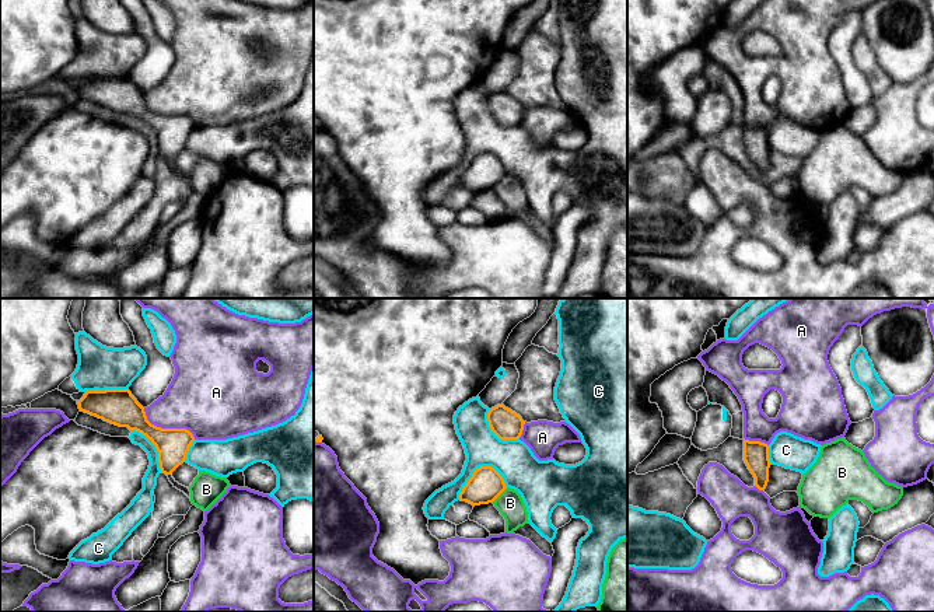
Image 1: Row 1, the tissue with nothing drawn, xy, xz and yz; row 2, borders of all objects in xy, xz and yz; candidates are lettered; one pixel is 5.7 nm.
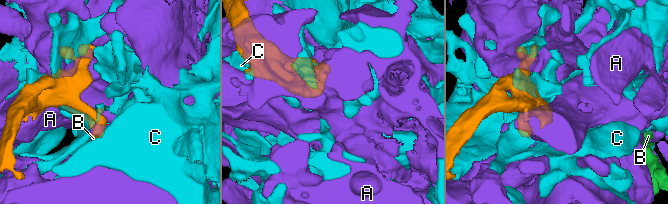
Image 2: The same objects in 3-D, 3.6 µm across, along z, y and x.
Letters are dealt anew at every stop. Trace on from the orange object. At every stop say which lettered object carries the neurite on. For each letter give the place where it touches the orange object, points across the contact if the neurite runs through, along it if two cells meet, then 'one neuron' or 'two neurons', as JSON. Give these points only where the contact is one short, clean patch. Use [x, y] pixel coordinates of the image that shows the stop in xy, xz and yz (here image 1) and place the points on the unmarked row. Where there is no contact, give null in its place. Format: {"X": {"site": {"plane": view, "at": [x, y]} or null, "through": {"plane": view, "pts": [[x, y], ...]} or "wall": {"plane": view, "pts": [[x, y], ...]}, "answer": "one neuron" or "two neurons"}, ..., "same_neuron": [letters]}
{"A": {"site": {"plane": "xy", "at": [167, 115]}, "answer": "two neurons"}, "B": {"site": {"plane": "xz", "at": [499, 181]}, "wall": {"plane": "xz", "pts": [[507, 174], [492, 188]]}, "answer": "two neurons"}, "C": {"site": {"plane": "xz", "at": [475, 157]}, "answer": "two neurons"}, "same_neuron": []}

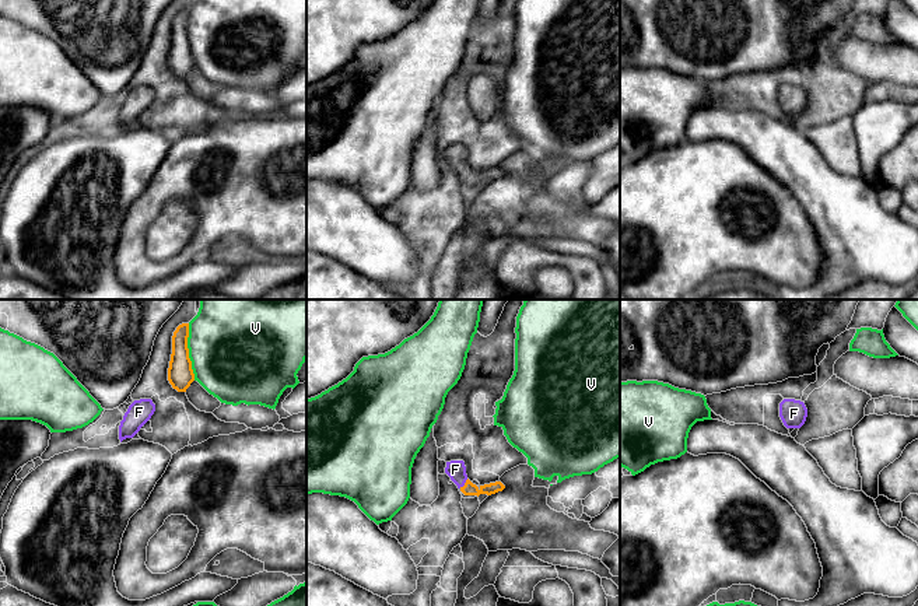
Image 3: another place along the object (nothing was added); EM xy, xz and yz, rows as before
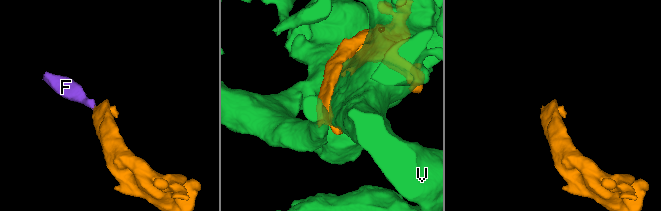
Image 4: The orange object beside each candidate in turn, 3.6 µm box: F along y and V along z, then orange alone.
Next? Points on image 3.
{"F": {"site": {"plane": "xz", "at": [465, 171]}, "through": {"plane": "xz", "pts": [[469, 175], [465, 171], [455, 156]]}, "answer": "one neuron"}, "V": {"site": {"plane": "xy", "at": [188, 38]}, "answer": "two neurons"}, "same_neuron": ["F"]}

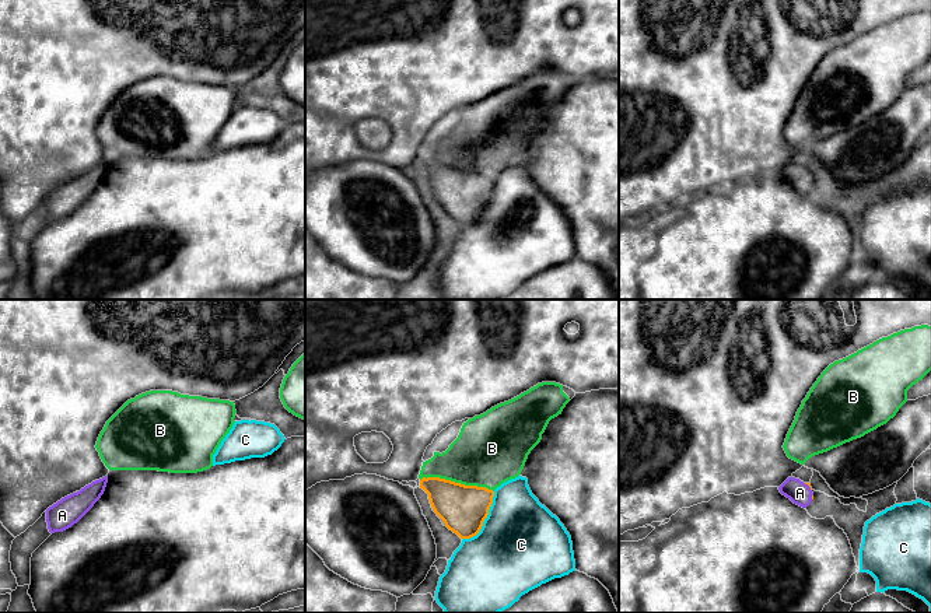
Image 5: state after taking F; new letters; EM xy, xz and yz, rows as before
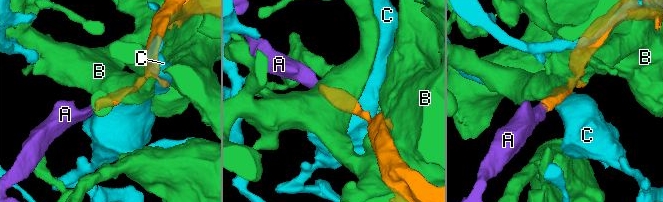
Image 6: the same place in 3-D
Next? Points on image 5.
{"A": {"site": {"plane": "yz", "at": [808, 171]}, "through": {"plane": "yz", "pts": [[805, 170], [808, 171], [800, 179]]}, "answer": "one neuron"}, "B": {"site": {"plane": "xz", "at": [457, 170]}, "answer": "two neurons"}, "C": {"site": {"plane": "xz", "at": [485, 205]}, "answer": "two neurons"}, "same_neuron": ["A"]}

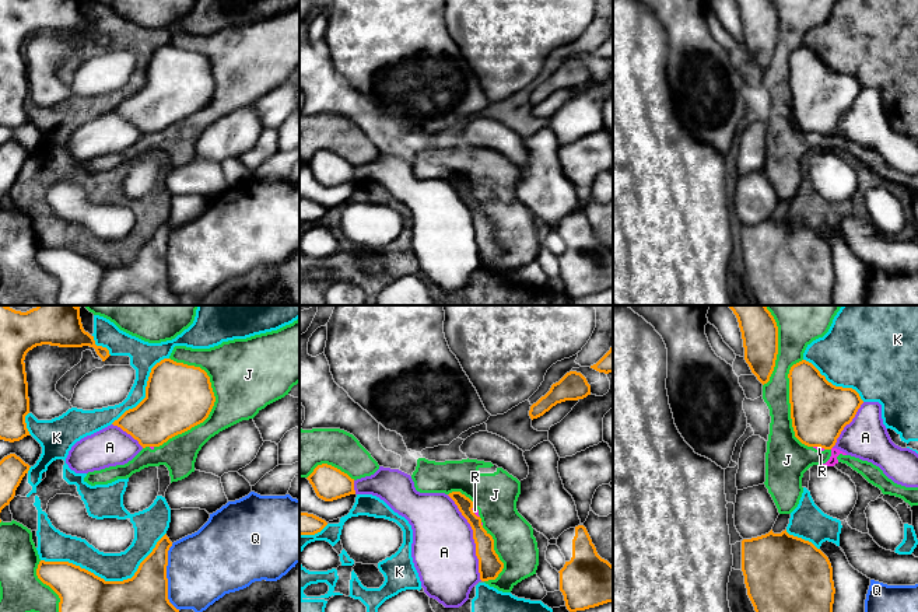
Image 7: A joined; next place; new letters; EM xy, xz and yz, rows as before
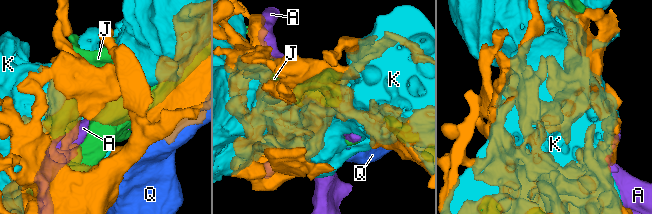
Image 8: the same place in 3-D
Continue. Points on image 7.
{"A": {"site": {"plane": "xz", "at": [473, 224]}, "answer": "two neurons"}, "J": {"site": {"plane": "xy", "at": [206, 104]}, "answer": "two neurons"}, "K": {"site": {"plane": "xy", "at": [108, 268]}, "answer": "two neurons"}, "Q": {"site": {"plane": "xy", "at": [165, 263]}, "answer": "two neurons"}, "R": {"site": {"plane": "xz", "at": [472, 198]}, "wall": {"plane": "xz", "pts": [[472, 192], [472, 196], [479, 203]]}, "answer": "two neurons"}, "same_neuron": []}

